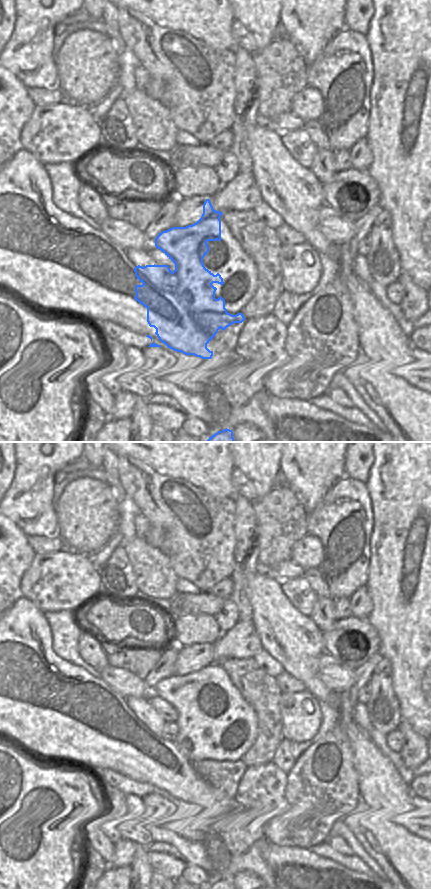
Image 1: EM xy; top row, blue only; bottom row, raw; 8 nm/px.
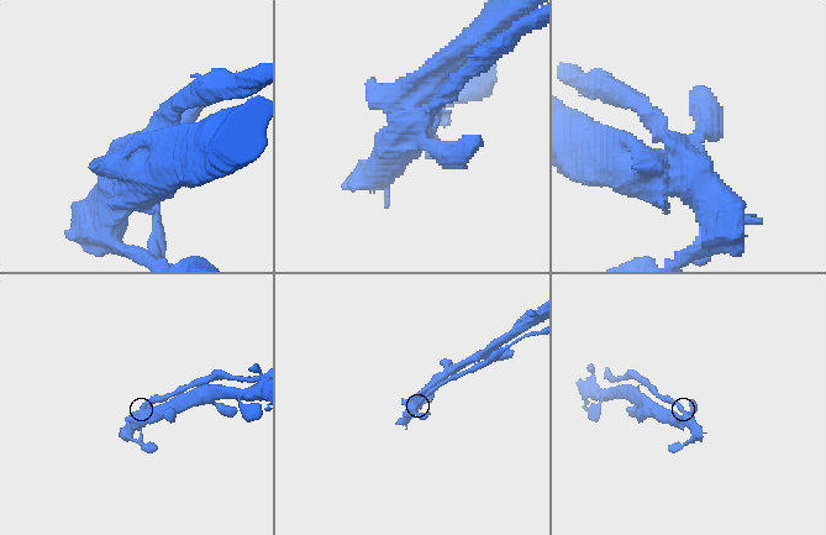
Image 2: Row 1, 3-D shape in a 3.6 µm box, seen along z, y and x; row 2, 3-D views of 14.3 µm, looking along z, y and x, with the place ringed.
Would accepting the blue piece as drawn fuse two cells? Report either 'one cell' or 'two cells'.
two cells

